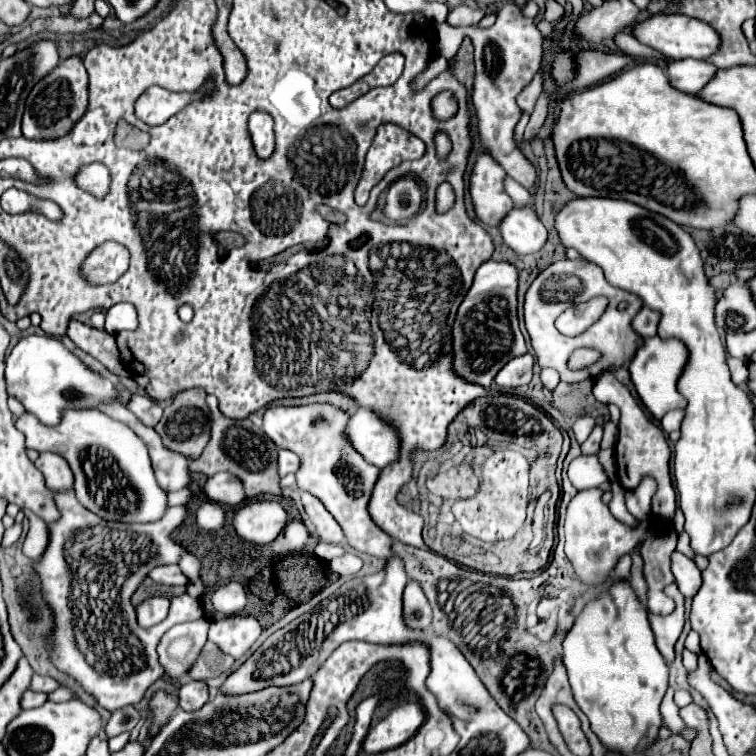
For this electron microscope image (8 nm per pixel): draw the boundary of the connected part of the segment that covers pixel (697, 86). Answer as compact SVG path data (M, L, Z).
M685 58L685 60L671 60L667 64L667 76L669 82L687 94L697 94L701 88L707 86L711 76L715 76L717 68L709 60L695 60L695 58Z

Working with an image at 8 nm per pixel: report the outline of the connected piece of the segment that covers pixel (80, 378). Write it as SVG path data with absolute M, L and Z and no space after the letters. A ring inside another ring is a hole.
M47 334L25 336L13 346L7 358L5 382L9 396L17 398L27 412L35 414L39 422L47 426L59 424L67 408L99 408L101 404L119 402L119 390L109 378L89 368L79 356L67 350L61 340Z

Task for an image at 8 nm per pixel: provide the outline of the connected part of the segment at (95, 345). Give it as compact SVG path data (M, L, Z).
M69 320L67 336L73 340L73 344L77 348L81 348L83 352L97 358L103 366L111 368L109 372L113 372L113 374L117 374L121 378L129 376L127 368L121 362L115 338L109 332L97 330L97 328L93 328L93 326L85 324L85 322L79 322L79 320Z

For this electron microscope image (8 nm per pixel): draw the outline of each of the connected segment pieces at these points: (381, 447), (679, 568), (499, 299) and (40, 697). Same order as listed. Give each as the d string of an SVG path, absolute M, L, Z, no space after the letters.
M361 408L347 424L349 438L355 450L371 464L385 468L399 458L401 436L391 422L385 422L371 408Z
M673 552L671 558L671 572L675 576L675 582L683 596L695 596L701 588L701 570L693 560L683 556L681 552Z
M483 262L473 278L473 286L465 294L451 330L453 340L453 372L473 384L489 388L499 368L511 358L527 352L517 322L517 268L509 262Z
M27 690L25 694L23 694L23 700L21 700L21 704L23 704L23 708L37 708L39 704L43 704L47 700L47 696L43 694L43 692L33 692L33 690Z

